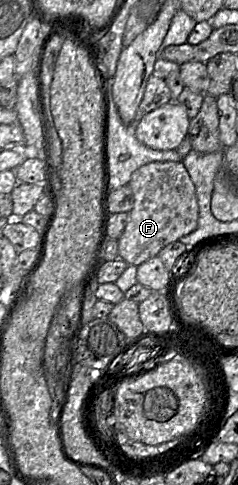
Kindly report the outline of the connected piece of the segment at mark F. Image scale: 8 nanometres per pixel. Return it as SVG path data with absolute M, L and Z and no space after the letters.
M150 162L135 170L128 183L134 205L118 239L118 257L139 266L158 255L170 243L197 228L198 201L195 186L182 162Z

